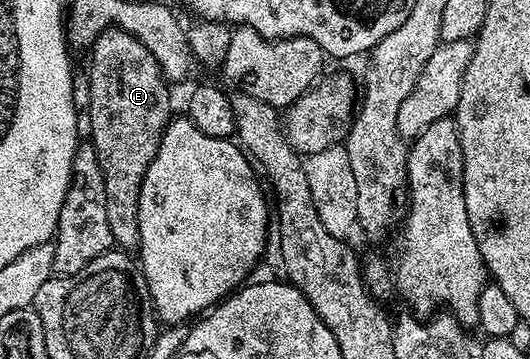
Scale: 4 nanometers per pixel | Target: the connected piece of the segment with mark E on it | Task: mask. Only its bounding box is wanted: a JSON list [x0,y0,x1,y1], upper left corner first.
[87,28,174,252]

